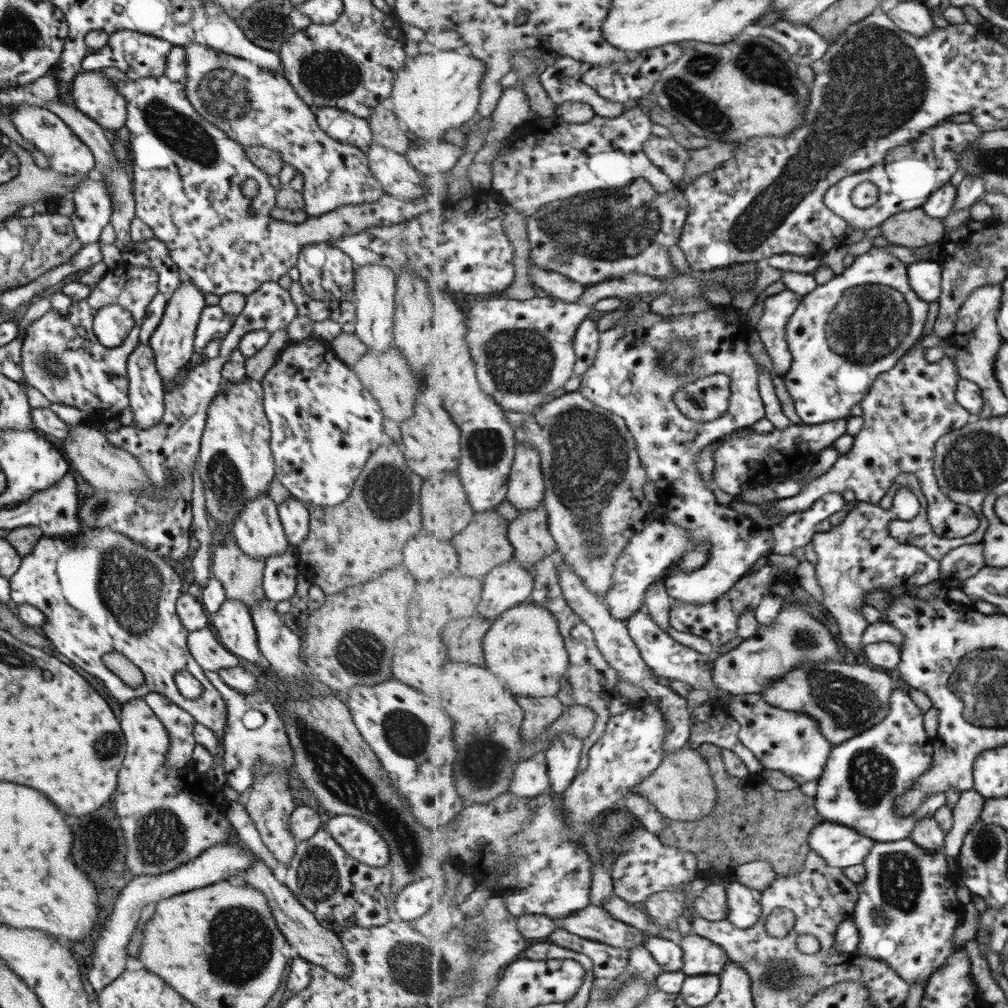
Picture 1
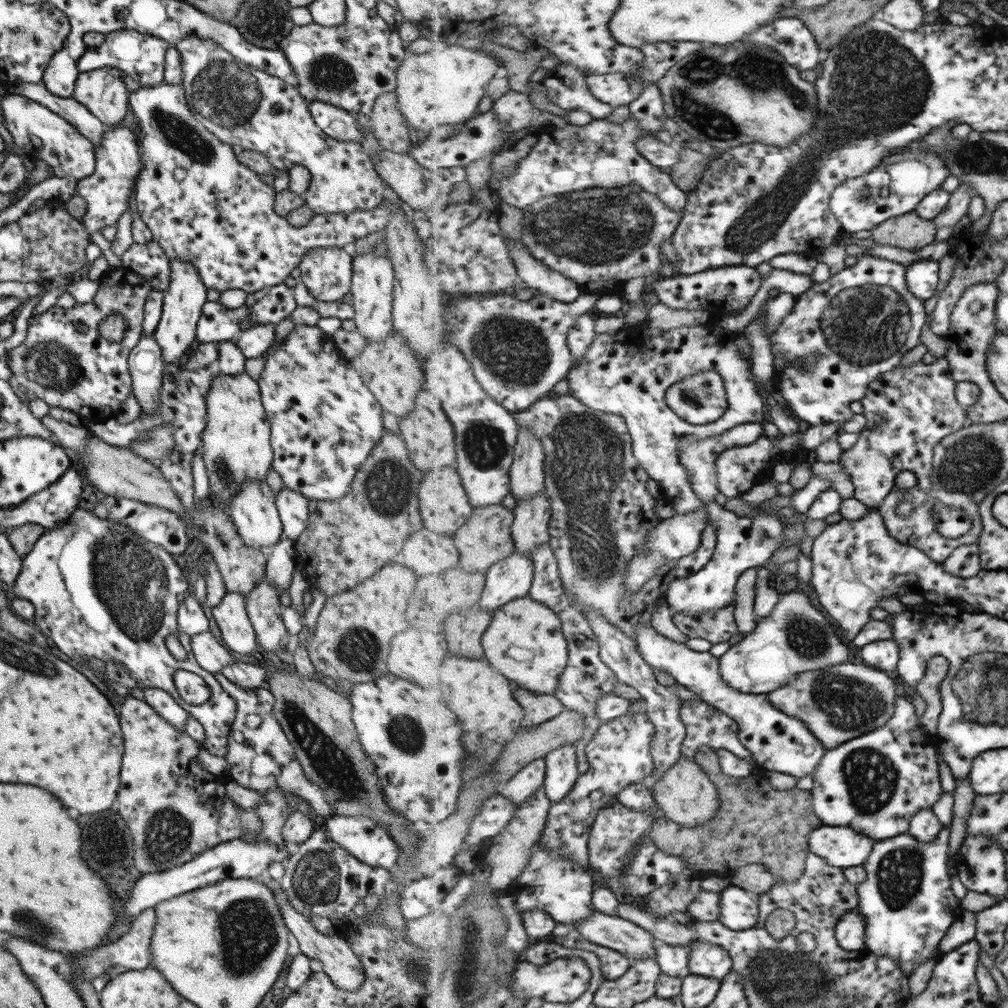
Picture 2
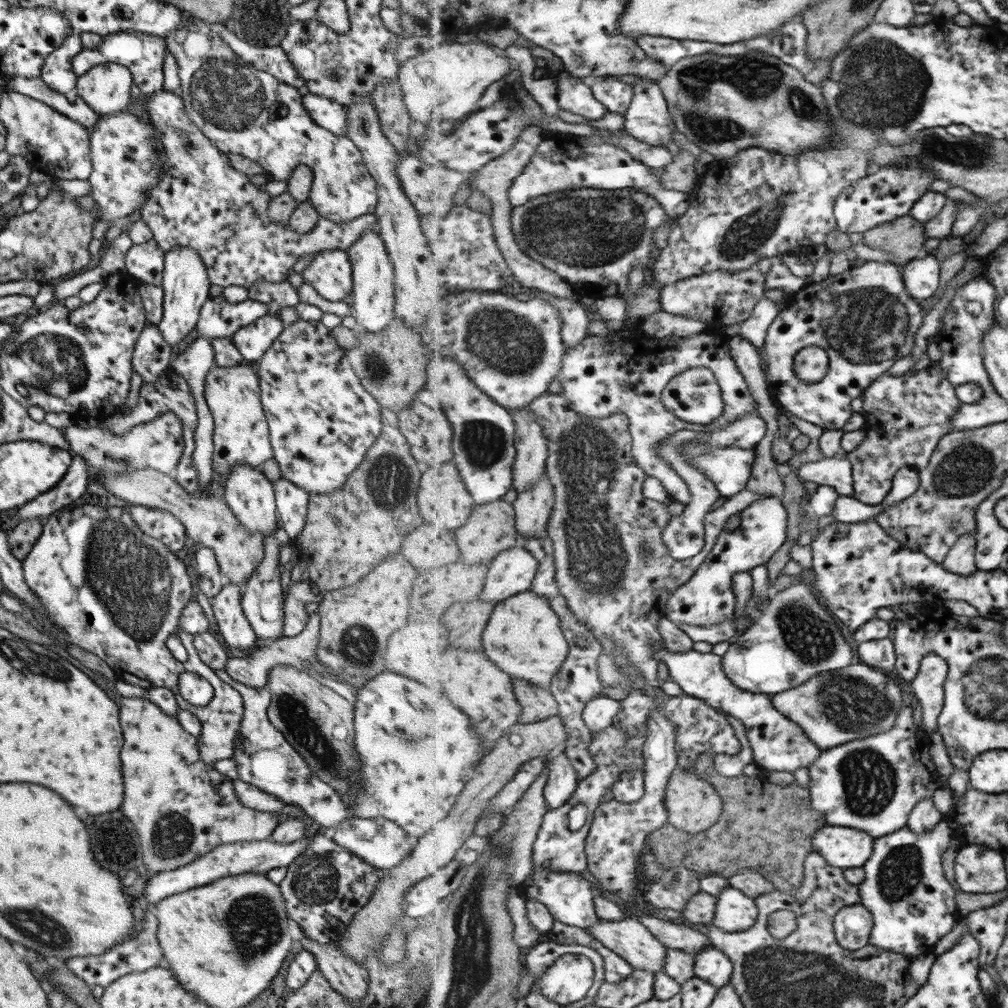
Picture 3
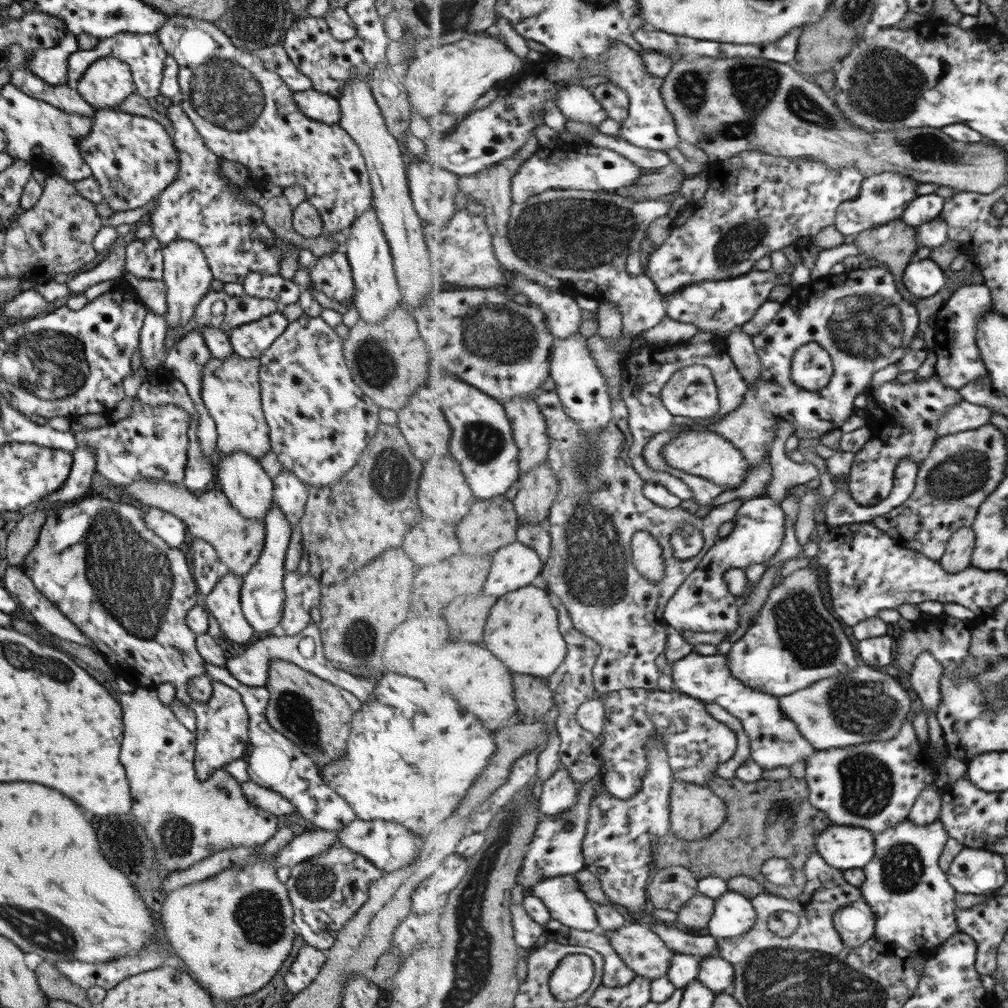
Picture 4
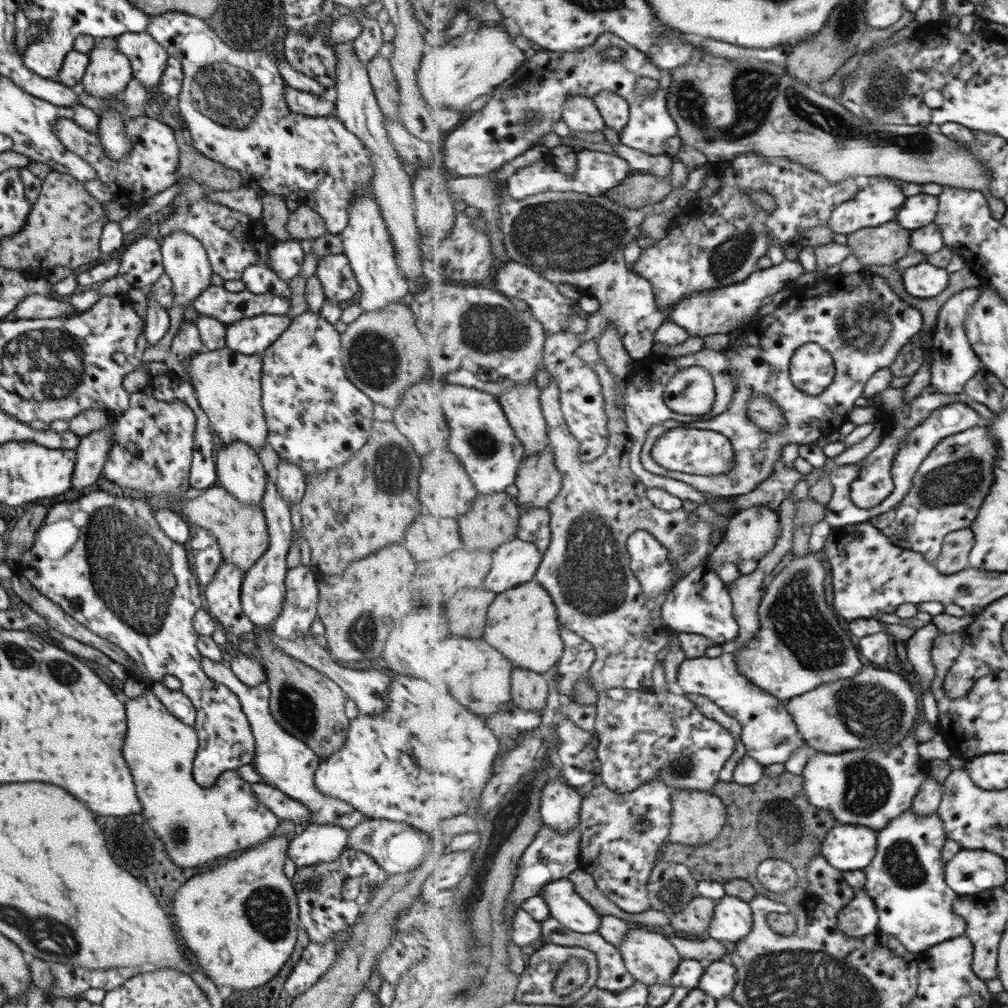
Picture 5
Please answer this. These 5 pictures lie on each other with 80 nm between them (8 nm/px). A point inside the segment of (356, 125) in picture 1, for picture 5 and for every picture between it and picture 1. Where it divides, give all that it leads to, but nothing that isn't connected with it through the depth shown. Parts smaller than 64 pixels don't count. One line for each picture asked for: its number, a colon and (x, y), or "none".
2: (336, 123)
3: (329, 115)
4: (317, 106)
5: (309, 104)

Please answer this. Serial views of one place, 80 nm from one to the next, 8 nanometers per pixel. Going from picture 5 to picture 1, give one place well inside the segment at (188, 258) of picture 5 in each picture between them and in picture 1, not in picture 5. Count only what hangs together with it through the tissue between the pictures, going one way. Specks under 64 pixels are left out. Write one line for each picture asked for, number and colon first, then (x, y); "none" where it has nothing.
1: (172, 343)
2: (183, 297)
3: (185, 284)
4: (185, 272)

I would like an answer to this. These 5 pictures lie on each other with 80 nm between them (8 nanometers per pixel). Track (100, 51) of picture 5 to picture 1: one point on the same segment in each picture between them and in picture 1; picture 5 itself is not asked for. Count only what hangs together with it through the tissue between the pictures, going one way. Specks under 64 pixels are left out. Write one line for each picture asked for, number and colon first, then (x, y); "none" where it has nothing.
1: (93, 94)
2: (101, 91)
3: (104, 88)
4: (106, 82)

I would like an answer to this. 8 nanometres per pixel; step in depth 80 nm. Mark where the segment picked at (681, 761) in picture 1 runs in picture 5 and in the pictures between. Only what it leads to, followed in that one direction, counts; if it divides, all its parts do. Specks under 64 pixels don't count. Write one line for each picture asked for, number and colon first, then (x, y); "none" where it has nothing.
2: (686, 793)
3: (694, 805)
4: (696, 811)
5: (699, 817)

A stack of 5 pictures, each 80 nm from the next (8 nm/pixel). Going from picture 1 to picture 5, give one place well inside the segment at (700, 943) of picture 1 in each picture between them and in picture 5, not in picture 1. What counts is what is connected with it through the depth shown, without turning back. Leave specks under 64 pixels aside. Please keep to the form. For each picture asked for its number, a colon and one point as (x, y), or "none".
2: (707, 959)
3: (712, 964)
4: (718, 974)
5: (720, 978)

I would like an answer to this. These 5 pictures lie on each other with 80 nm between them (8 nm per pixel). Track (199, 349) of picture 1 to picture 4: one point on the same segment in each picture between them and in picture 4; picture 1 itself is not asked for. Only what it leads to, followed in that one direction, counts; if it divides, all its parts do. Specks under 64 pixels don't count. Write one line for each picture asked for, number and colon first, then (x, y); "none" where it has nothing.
2: (217, 323)
3: (217, 318)
4: (215, 309)

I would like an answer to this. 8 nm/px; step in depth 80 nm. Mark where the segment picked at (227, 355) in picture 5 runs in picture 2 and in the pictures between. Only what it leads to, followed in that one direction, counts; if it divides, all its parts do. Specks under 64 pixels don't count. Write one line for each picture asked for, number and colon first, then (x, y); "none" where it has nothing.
2: (235, 445)
3: (240, 434)
4: (230, 393)

